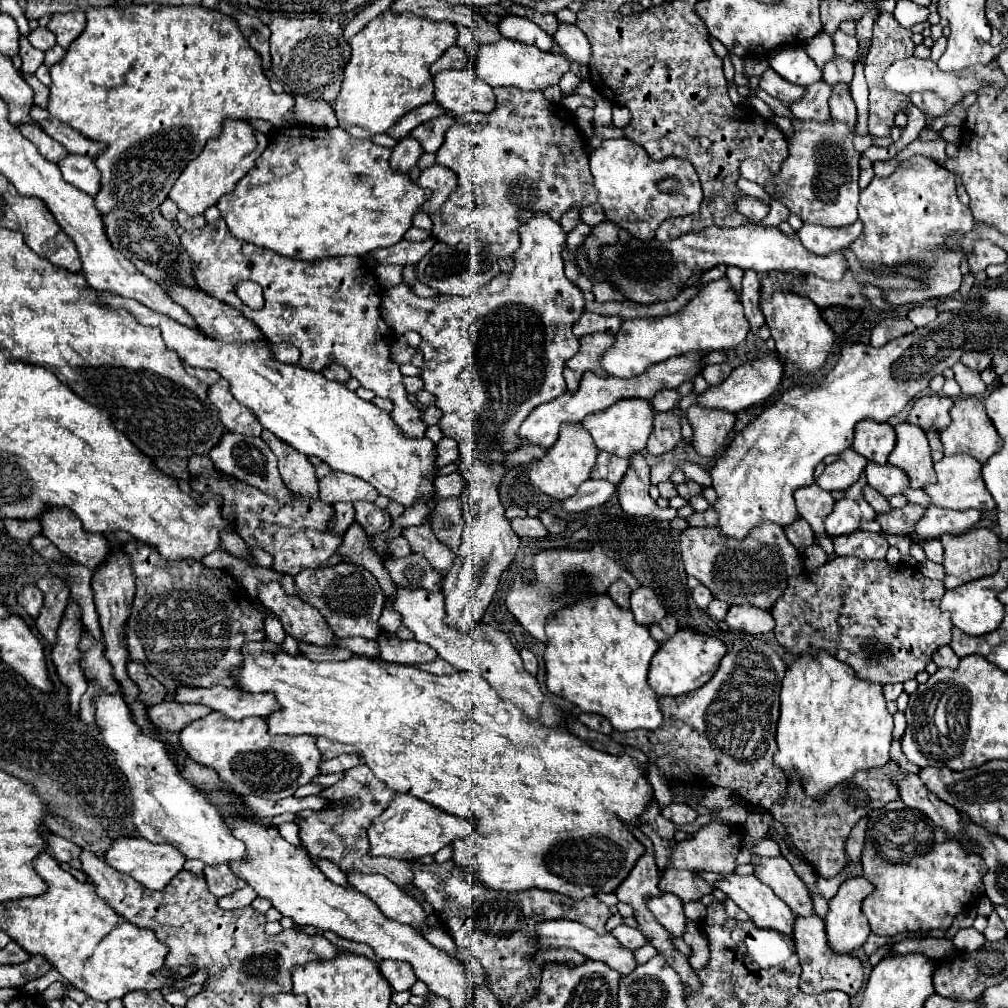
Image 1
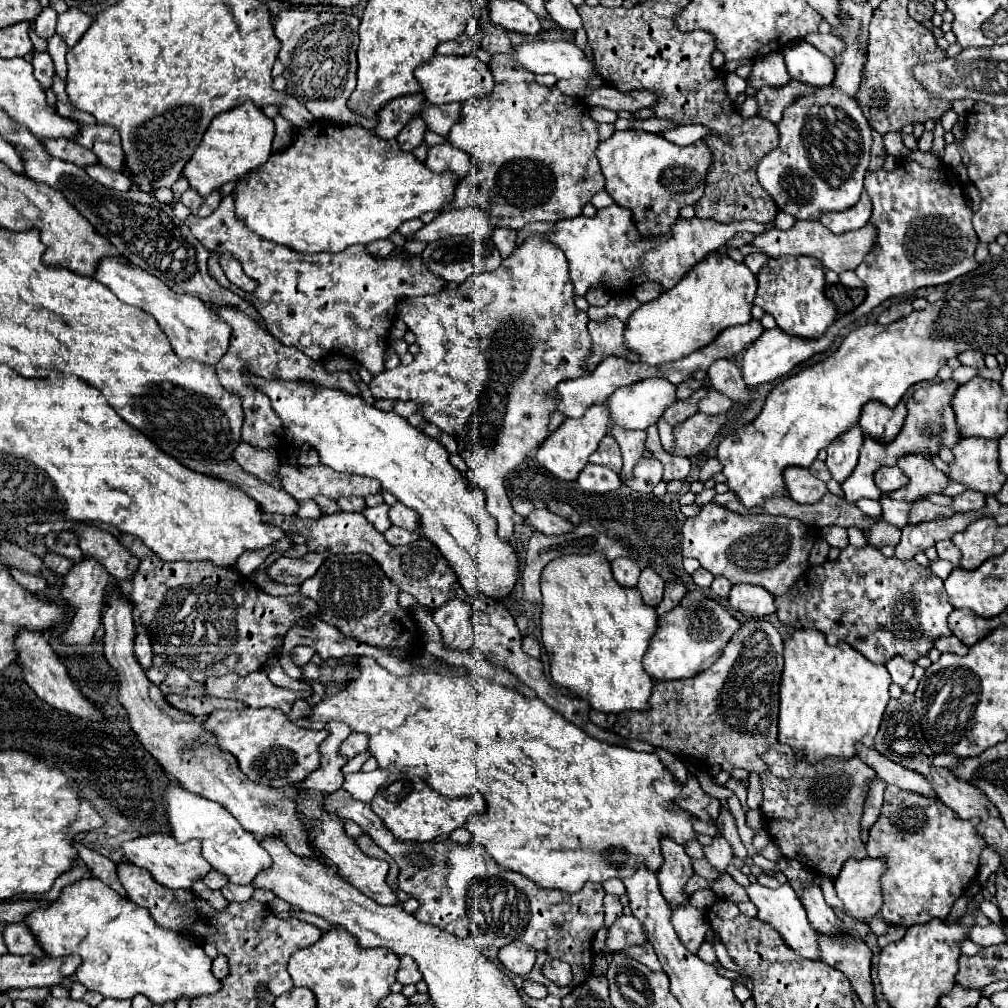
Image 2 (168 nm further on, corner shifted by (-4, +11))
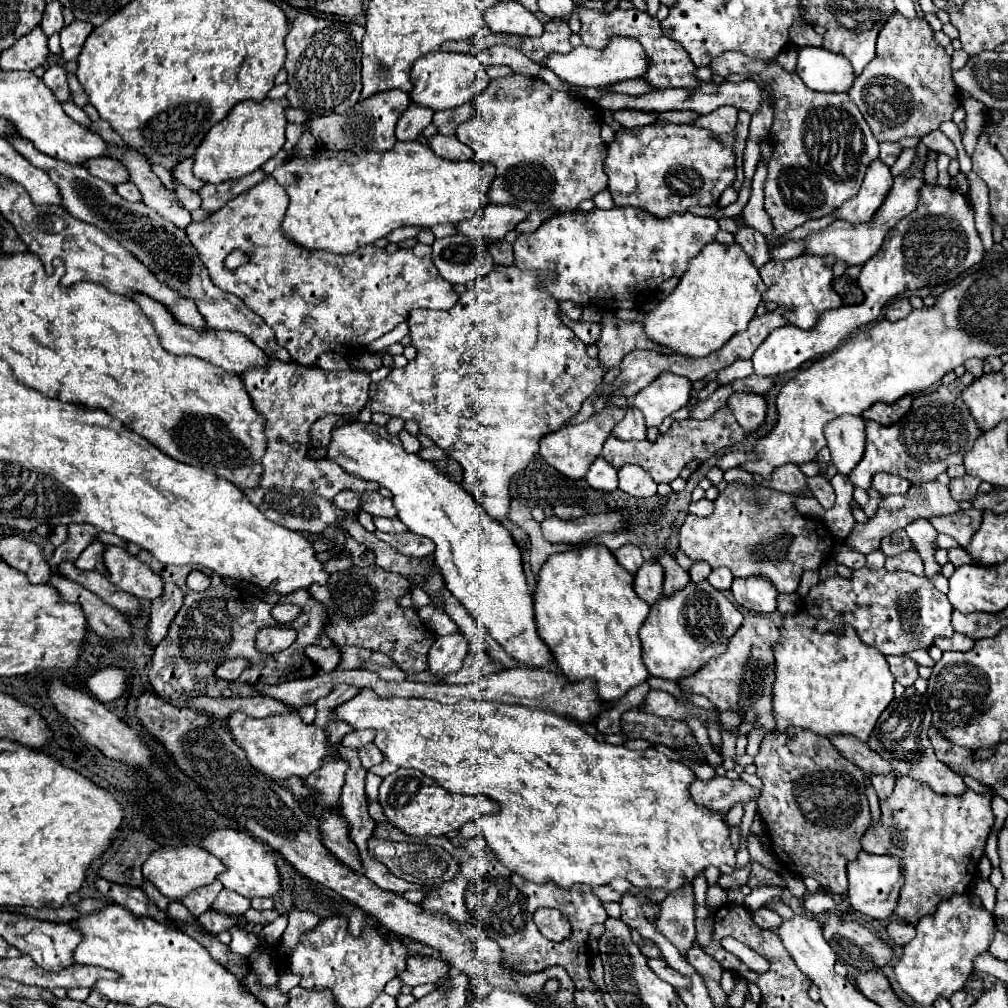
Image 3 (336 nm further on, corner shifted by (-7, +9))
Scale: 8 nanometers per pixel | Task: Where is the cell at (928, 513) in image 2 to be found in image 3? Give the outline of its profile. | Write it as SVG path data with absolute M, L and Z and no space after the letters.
M970 508L960 514L950 514L944 518L932 518L932 526L942 534L952 536L960 544L960 548L968 548L980 524L982 524L982 512L976 508Z

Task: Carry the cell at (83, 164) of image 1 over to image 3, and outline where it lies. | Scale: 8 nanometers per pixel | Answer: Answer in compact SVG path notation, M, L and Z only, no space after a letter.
M124 182L124 184L116 186L116 192L118 192L122 198L128 198L130 202L140 202L140 200L142 200L138 188L136 188L132 182Z

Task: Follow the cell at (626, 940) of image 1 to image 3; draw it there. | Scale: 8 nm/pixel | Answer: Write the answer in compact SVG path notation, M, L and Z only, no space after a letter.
M632 930L632 940L638 944L638 948L646 954L646 958L662 958L660 950L656 944L652 944L650 940L642 940L640 934L636 934L636 930Z

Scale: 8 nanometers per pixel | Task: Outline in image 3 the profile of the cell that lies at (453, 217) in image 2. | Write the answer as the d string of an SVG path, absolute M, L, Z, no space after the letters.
M490 204L480 216L460 222L456 224L456 228L458 228L458 234L464 234L476 240L496 242L496 240L502 240L510 230L514 230L524 218L526 218L526 212L520 208Z

